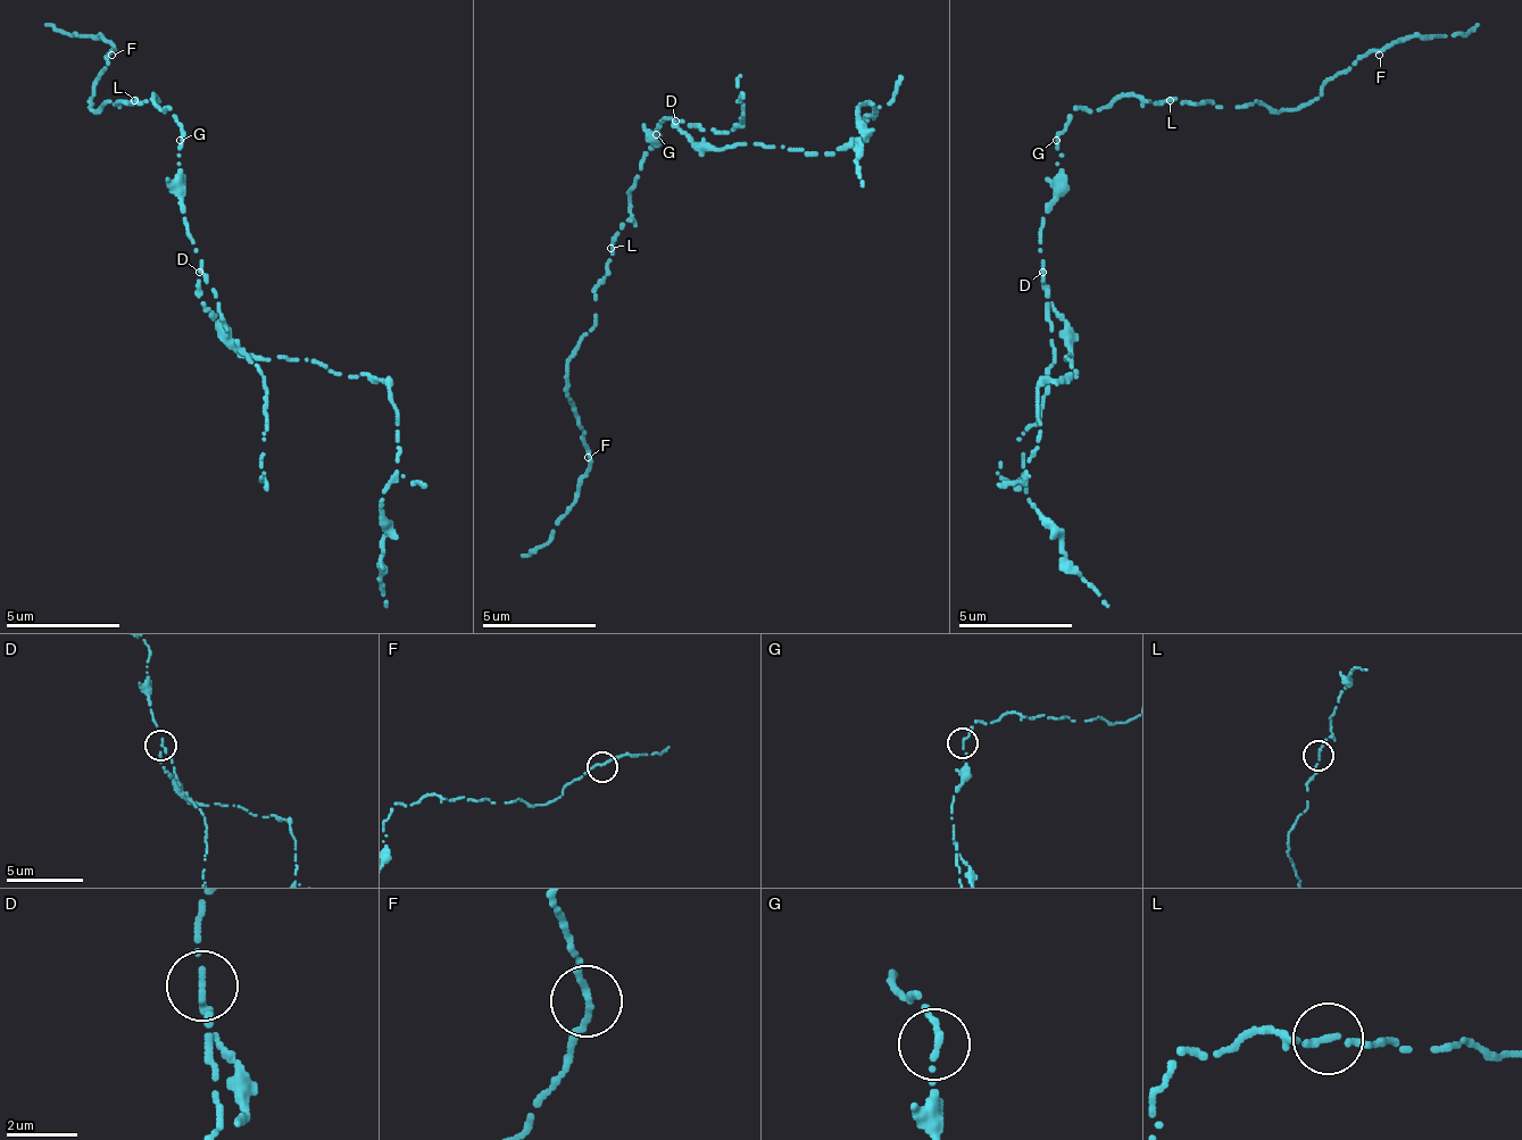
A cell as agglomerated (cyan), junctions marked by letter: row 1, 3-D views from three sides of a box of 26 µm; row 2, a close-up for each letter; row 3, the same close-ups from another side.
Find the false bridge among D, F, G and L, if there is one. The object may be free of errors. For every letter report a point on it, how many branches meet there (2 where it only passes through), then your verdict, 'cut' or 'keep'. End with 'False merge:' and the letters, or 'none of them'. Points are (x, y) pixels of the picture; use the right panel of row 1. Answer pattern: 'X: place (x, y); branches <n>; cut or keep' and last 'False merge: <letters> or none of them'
D: place (1042, 272); branches 2; keep
F: place (1379, 55); branches 2; keep
G: place (1056, 140); branches 2; keep
L: place (1170, 100); branches 2; keep
False merge: none of them

